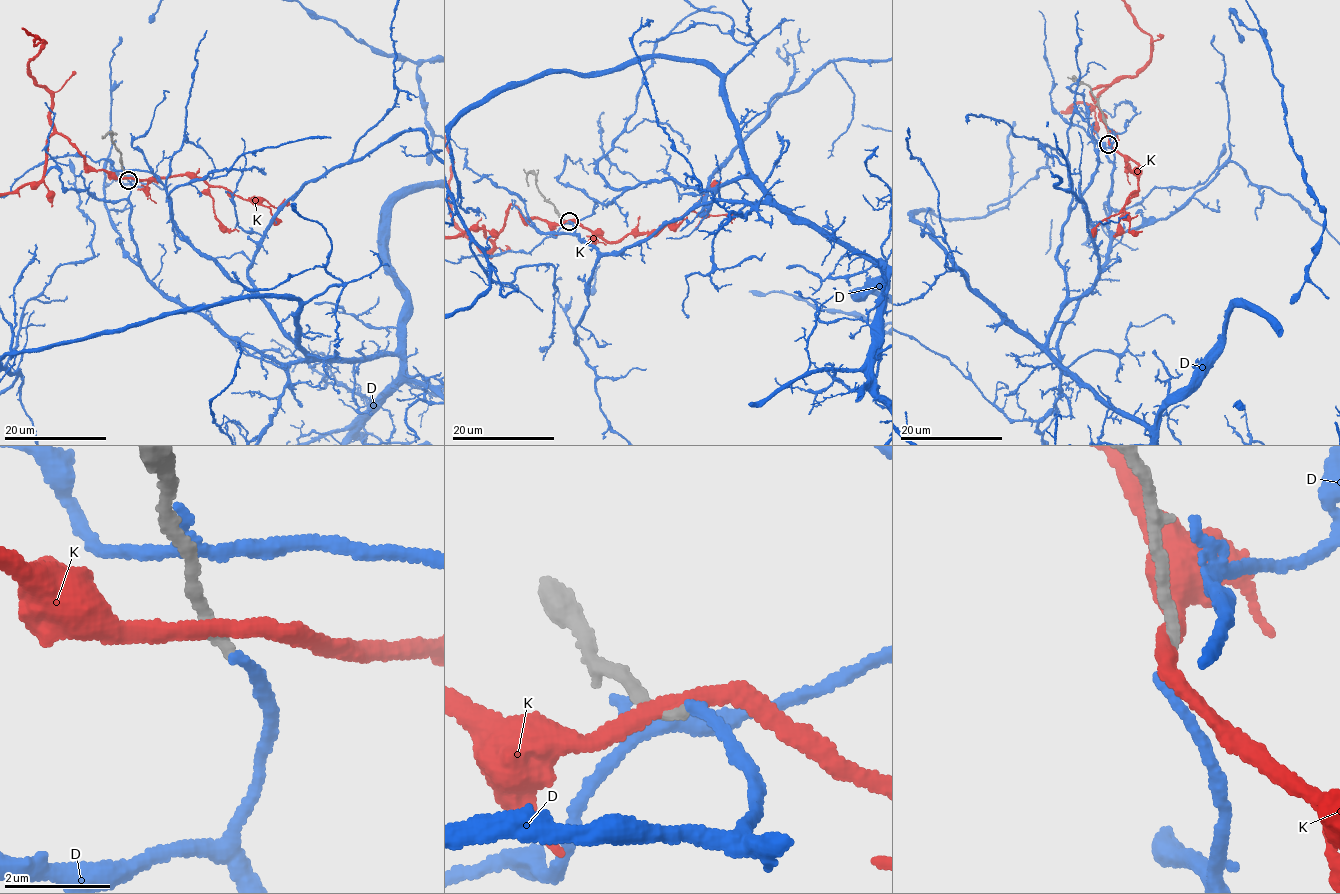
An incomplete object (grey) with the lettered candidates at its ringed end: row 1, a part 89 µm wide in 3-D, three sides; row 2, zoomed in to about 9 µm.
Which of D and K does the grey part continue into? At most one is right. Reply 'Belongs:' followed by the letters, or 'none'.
Belongs: D

